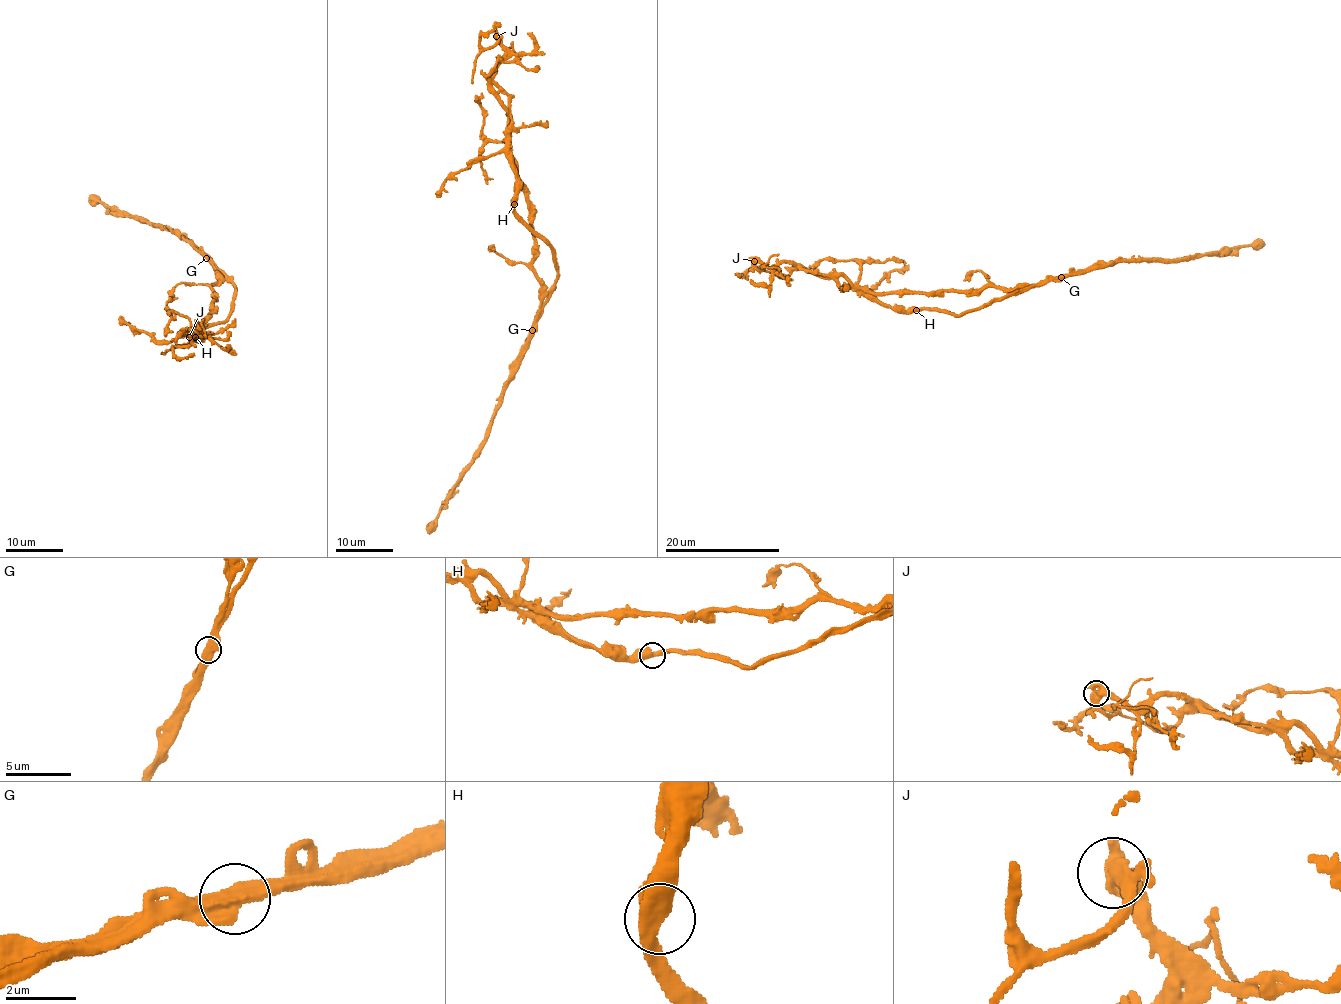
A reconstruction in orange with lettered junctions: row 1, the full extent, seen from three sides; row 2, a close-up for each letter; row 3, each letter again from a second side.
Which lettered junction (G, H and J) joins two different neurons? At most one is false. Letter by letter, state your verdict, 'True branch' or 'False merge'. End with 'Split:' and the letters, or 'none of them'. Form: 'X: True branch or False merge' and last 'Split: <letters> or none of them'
G: False merge
H: True branch
J: True branch
Split: G

